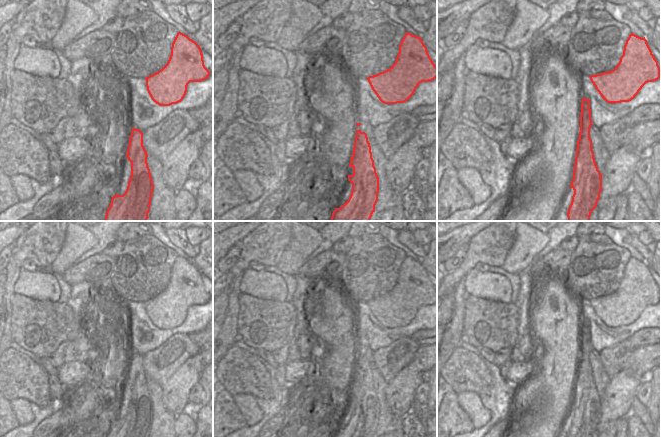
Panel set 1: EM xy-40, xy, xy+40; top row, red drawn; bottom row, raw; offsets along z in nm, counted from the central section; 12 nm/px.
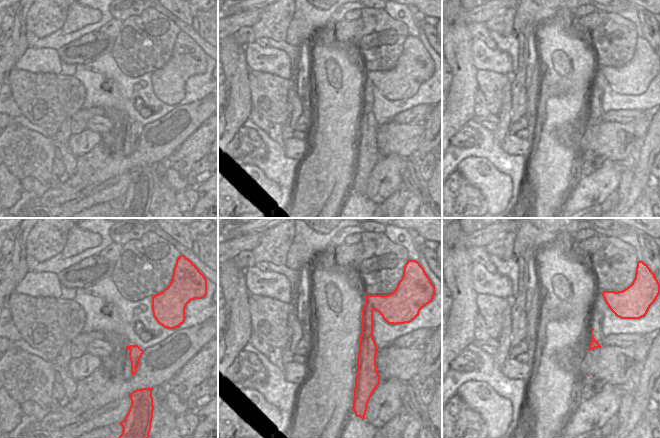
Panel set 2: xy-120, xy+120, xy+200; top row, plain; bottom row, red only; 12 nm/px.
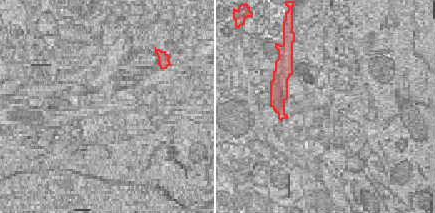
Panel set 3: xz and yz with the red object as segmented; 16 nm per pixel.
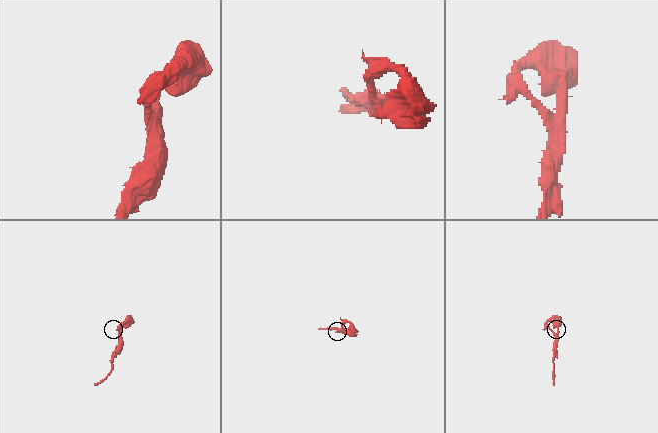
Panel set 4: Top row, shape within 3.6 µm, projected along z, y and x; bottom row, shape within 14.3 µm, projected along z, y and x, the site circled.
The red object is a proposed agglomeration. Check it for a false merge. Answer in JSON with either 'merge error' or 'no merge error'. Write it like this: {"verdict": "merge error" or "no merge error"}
{"verdict": "merge error"}

